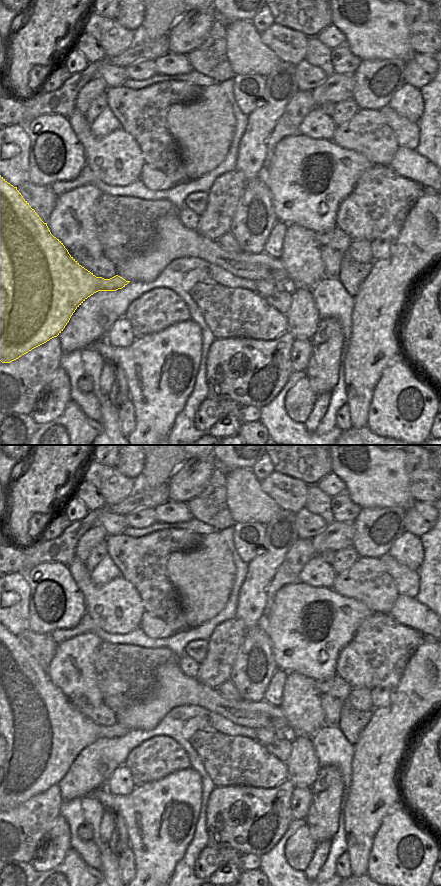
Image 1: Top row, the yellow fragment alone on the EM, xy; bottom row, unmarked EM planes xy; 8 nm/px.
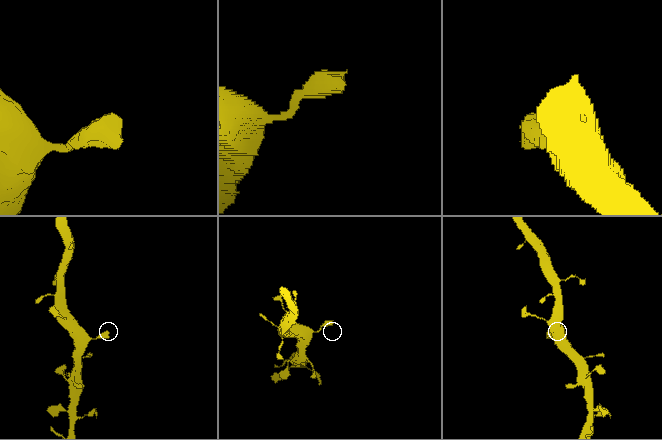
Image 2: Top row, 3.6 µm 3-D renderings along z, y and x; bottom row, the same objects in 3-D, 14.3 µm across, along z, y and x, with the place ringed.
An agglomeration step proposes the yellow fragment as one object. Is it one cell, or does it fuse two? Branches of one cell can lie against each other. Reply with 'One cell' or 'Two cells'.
One cell

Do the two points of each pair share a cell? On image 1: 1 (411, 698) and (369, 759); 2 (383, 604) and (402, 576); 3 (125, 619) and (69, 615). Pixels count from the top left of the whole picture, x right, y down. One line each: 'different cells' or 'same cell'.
1: same cell
2: different cells
3: different cells

